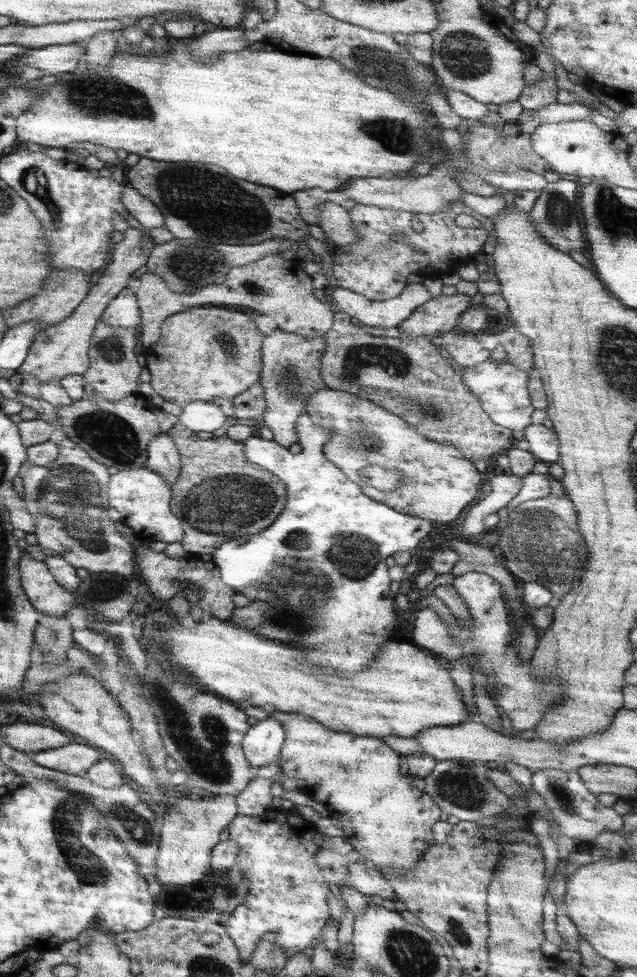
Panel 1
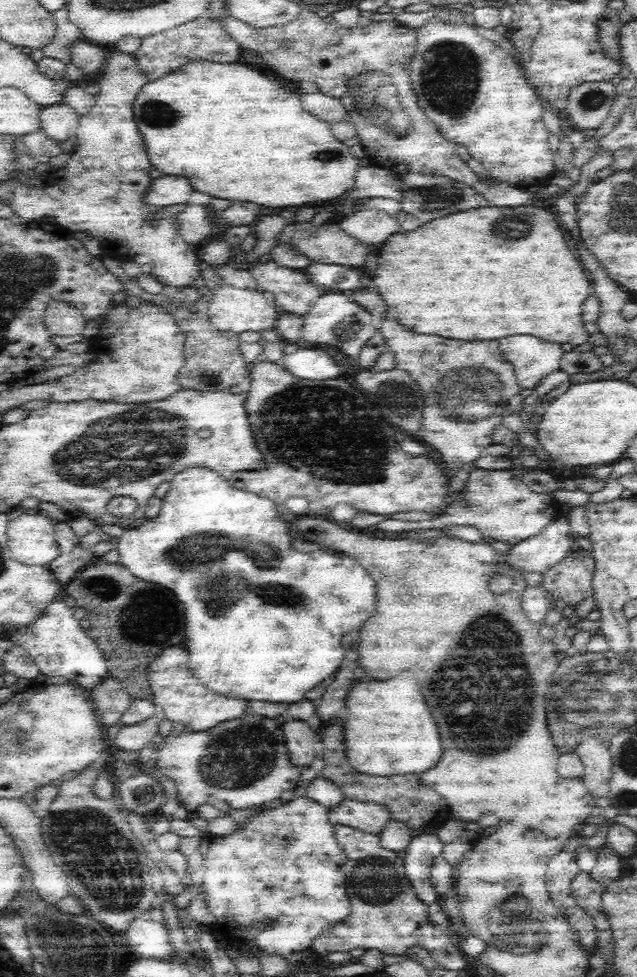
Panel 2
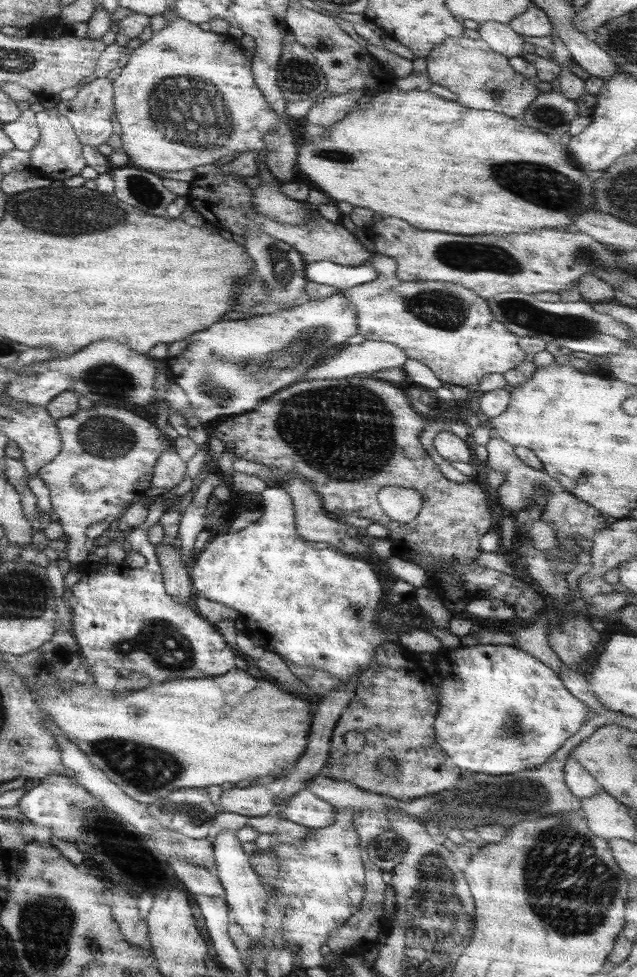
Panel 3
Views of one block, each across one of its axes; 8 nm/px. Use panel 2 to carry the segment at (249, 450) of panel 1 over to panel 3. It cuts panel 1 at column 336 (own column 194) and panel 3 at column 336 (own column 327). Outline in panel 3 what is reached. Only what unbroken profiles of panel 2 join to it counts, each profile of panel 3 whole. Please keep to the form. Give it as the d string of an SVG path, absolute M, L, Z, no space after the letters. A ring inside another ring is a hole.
M278 486L268 487L261 493L261 502L263 505L263 512L260 520L250 524L248 528L240 530L240 532L233 532L228 534L217 535L210 538L206 546L196 556L196 562L189 569L192 588L198 597L212 600L213 602L224 604L227 608L232 608L238 612L238 615L244 620L246 631L249 637L255 639L257 644L270 652L279 654L286 662L295 664L296 666L306 666L306 668L316 668L330 674L340 681L352 680L354 676L359 676L360 672L364 672L370 664L372 664L372 656L376 652L376 648L382 644L383 641L389 640L393 635L388 630L382 629L378 625L376 618L378 618L380 601L384 600L382 593L382 586L376 572L372 569L371 564L360 557L351 556L341 553L334 548L317 549L312 548L312 543L300 538L295 528L295 516L293 510L293 502L291 497Z

